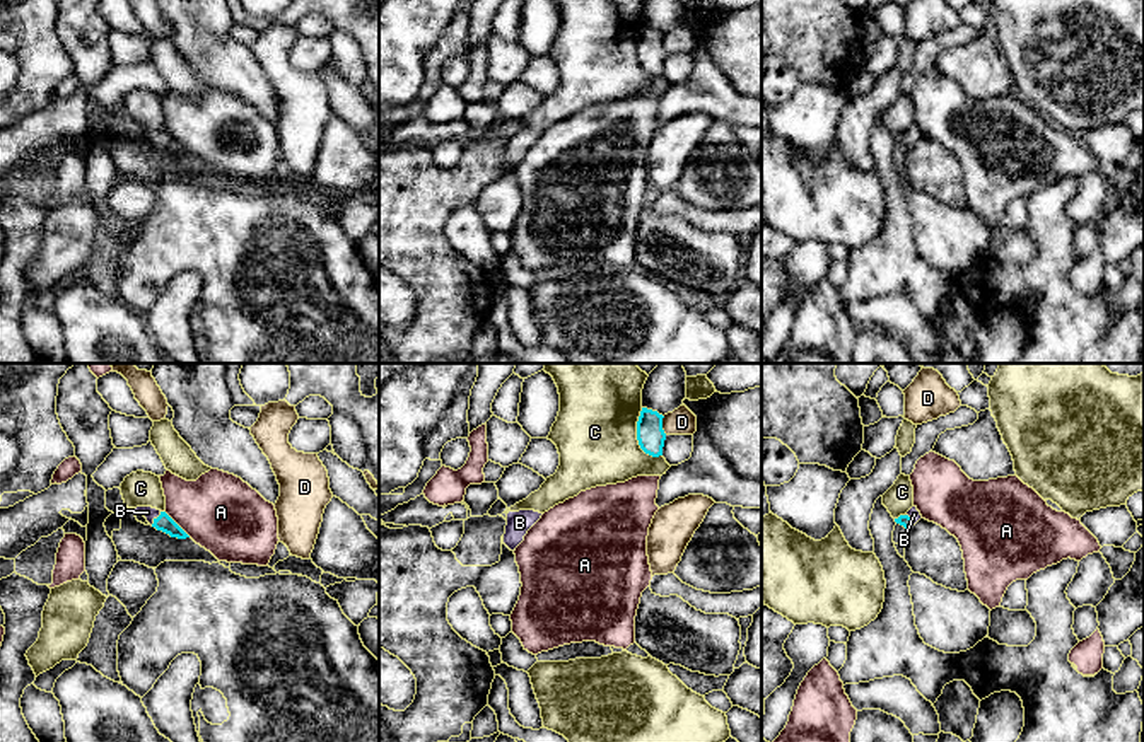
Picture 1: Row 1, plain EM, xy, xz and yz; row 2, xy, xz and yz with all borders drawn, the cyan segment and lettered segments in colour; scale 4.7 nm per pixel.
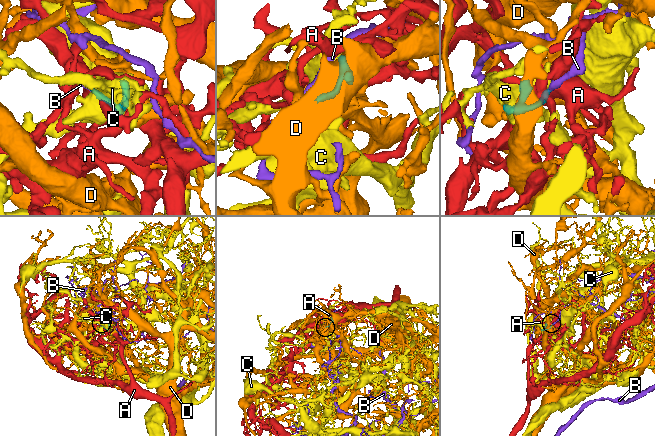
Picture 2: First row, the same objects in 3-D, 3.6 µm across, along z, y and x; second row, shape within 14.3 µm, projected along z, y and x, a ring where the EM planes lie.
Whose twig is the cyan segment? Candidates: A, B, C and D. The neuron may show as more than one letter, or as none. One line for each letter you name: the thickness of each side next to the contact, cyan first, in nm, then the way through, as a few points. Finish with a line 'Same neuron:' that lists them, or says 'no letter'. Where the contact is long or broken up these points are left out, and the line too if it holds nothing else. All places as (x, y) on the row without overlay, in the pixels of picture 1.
B: 80/60 nm | across xy (163, 140), (156, 137), (147, 130)
Same neuron: B

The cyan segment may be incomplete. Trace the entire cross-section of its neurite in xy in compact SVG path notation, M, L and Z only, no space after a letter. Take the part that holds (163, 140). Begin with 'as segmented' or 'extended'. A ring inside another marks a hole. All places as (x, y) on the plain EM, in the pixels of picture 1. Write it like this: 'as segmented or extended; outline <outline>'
extended; outline M137 125L131 128L143 133L152 145L169 152L171 155L178 155L178 157L190 155L166 130L161 130L152 125Z

